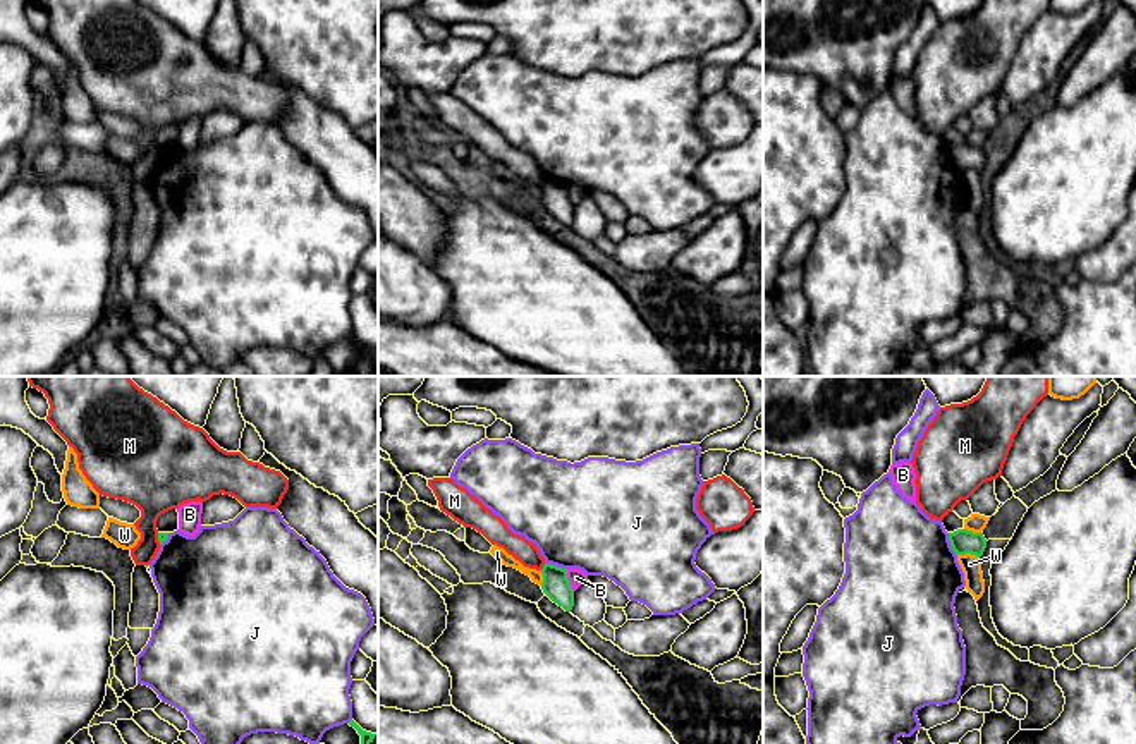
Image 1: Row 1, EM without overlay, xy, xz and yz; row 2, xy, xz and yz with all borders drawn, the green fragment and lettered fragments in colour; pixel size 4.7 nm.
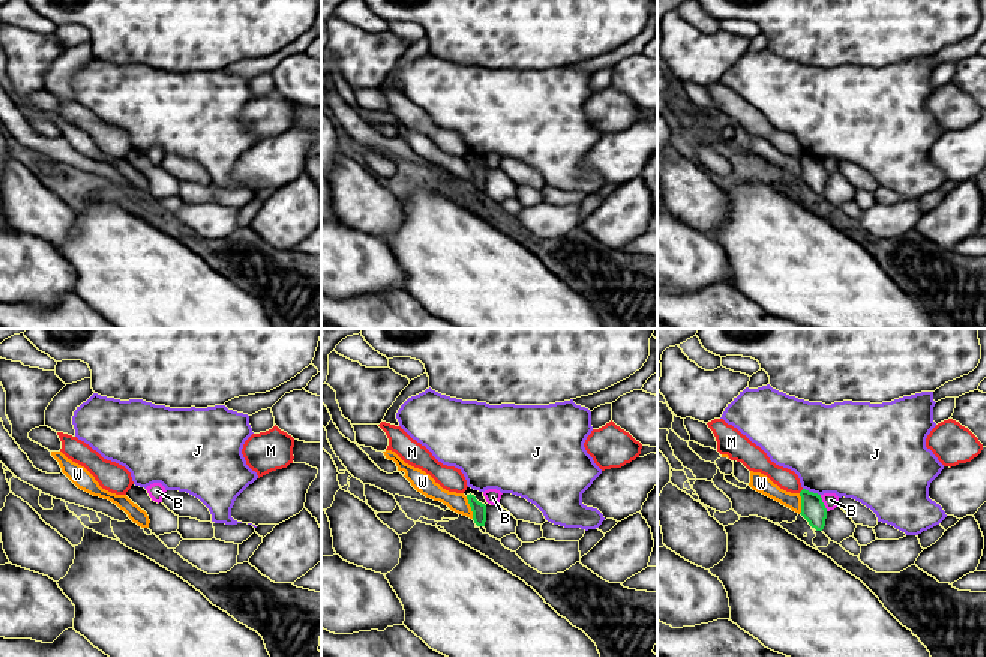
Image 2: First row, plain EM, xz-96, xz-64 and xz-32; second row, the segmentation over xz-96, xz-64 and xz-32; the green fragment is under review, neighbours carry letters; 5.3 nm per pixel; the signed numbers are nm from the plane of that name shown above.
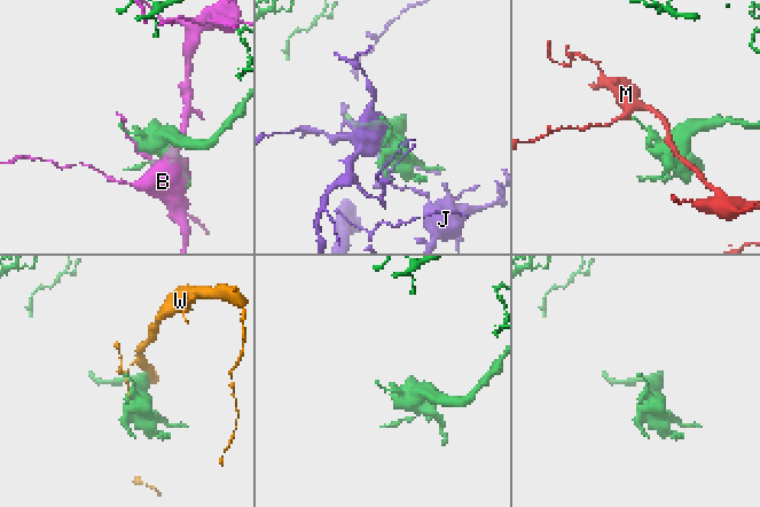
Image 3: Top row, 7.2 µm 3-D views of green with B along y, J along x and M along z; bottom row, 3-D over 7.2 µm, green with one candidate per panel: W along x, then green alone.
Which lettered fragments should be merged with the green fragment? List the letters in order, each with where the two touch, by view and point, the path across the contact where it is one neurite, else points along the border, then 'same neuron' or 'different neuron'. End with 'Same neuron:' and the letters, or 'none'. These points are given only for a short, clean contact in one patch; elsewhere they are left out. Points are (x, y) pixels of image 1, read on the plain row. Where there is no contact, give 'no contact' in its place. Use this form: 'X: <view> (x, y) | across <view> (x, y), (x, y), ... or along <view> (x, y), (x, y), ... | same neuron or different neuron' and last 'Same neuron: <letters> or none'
B: xz (568, 195) | different neuron
J: yz (951, 160) | different neuron
M: xz (543, 182) | along xz (545, 179), (540, 184) | different neuron
W: yz (968, 167) | different neuron
Same neuron: none

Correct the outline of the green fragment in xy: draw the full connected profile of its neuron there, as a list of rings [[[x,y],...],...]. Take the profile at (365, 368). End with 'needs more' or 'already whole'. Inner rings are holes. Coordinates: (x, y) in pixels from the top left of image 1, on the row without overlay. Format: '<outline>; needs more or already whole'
[[[351,335],[349,340],[354,342],[361,351],[361,361],[351,376],[376,376],[376,368],[370,361],[376,349],[363,345],[354,335]]]; already whole

